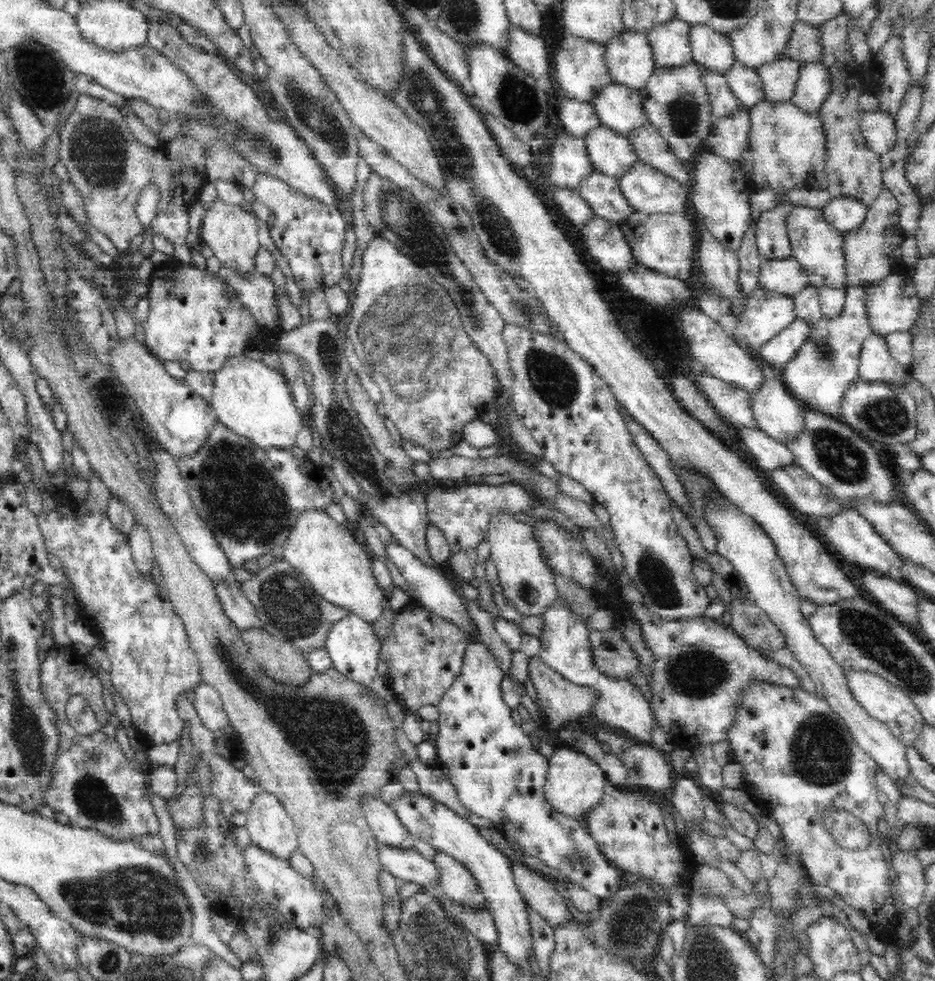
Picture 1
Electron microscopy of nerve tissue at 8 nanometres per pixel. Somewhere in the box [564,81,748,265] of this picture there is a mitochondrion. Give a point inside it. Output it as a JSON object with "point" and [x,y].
{"point":[683,112]}

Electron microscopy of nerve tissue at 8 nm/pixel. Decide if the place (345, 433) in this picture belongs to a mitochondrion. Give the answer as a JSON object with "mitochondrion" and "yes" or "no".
{"mitochondrion":"yes"}

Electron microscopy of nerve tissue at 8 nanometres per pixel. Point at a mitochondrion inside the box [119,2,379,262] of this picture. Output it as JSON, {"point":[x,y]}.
{"point":[318,116]}

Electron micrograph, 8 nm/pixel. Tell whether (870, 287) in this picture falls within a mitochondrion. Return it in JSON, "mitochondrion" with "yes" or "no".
{"mitochondrion":"no"}

